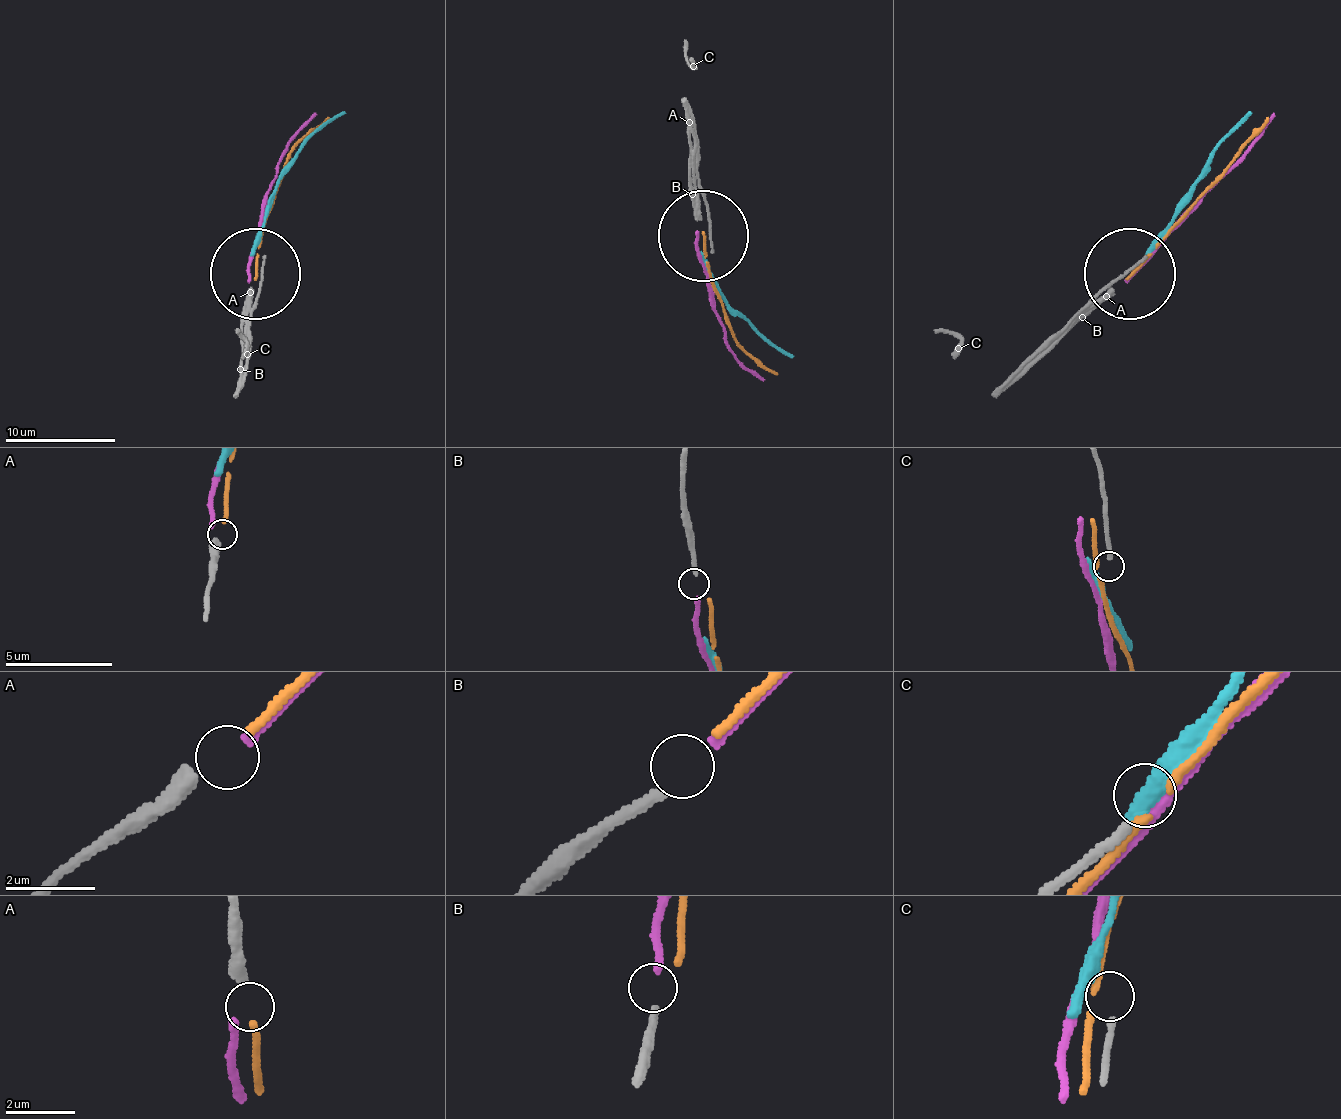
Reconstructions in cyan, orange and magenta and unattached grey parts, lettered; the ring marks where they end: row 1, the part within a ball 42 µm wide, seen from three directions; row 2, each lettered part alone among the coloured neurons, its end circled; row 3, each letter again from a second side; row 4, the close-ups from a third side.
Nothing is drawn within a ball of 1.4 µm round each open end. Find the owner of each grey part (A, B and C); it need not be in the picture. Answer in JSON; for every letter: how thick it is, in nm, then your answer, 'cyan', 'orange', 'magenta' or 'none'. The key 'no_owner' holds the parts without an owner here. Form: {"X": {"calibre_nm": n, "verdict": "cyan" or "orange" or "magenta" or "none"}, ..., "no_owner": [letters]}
{"A": {"calibre_nm": 360, "verdict": "orange"}, "B": {"calibre_nm": 200, "verdict": "magenta"}, "C": {"calibre_nm": 190, "verdict": "none"}, "no_owner": ["C"]}

